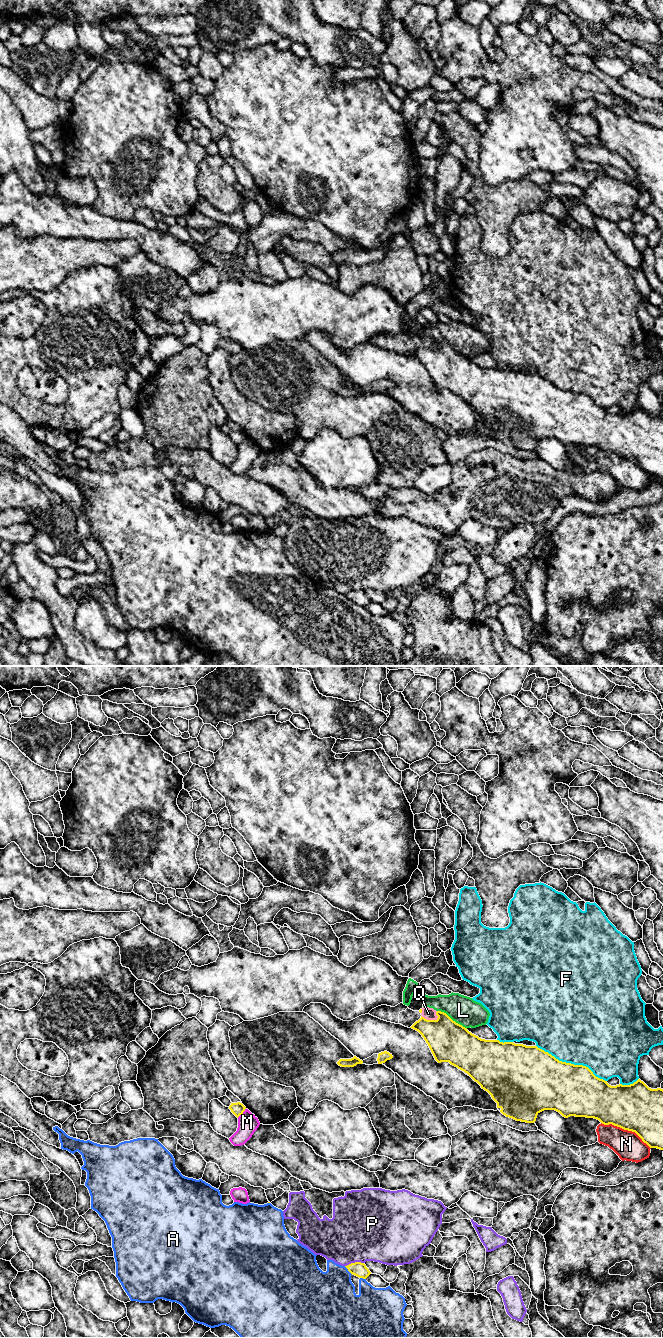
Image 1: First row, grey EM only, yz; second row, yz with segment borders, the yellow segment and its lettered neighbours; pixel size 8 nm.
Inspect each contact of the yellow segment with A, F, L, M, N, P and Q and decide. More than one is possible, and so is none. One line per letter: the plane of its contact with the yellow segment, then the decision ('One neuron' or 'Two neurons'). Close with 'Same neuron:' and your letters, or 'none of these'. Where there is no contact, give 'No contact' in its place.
A: Touches yellow in yz. Two neurons
F: Touches yellow in yz. Two neurons
L: Touches yellow in yz. Two neurons
M: Touches yellow in yz. Two neurons
N: Touches yellow in yz. Two neurons
P: Touches yellow in yz. Two neurons
Q: Touches yellow in yz. Two neurons
Same neuron: none of these

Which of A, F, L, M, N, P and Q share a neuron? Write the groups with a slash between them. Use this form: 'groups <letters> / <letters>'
groups A / F / L Q / M / N / P

